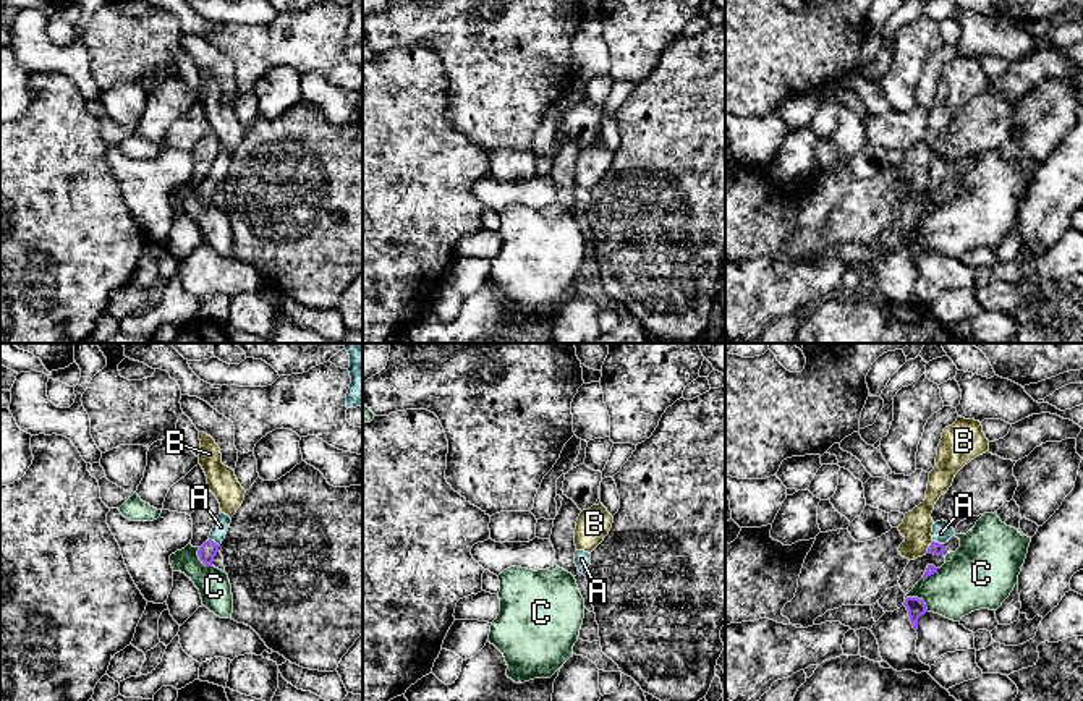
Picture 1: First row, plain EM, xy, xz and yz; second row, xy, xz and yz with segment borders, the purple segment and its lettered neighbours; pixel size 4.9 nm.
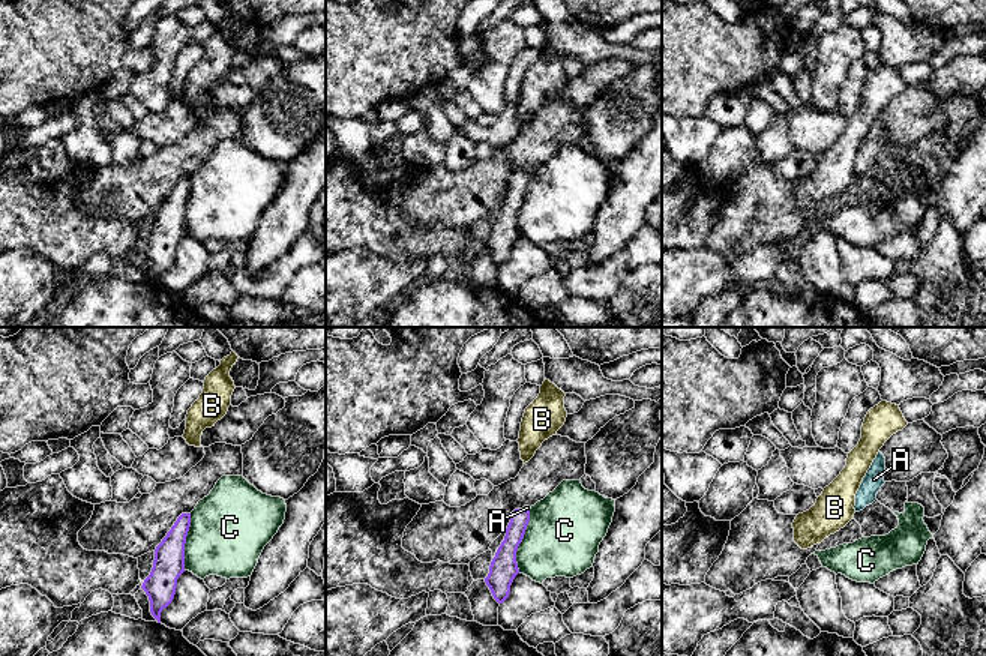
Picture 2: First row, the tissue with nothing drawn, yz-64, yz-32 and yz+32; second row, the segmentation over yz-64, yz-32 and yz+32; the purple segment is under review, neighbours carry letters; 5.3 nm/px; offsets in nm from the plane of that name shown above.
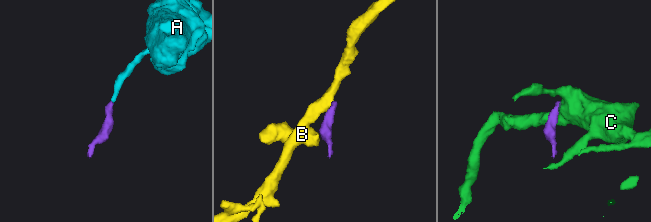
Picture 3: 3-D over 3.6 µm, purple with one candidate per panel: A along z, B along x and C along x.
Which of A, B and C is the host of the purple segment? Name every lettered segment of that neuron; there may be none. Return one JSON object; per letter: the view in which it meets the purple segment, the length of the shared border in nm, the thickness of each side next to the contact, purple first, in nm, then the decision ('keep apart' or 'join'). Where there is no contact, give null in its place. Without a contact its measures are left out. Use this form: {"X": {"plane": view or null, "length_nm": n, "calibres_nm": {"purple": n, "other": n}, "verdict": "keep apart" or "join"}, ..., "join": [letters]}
{"A": {"plane": "yz", "length_nm": 60, "calibres_nm": {"purple": 60, "other": 100}, "verdict": "join"}, "B": {"plane": "yz", "length_nm": 80, "calibres_nm": {"purple": 60, "other": 150}, "verdict": "keep apart"}, "C": {"plane": "yz", "length_nm": 140, "calibres_nm": {"purple": 90, "other": 300}, "verdict": "keep apart"}, "join": ["A"]}

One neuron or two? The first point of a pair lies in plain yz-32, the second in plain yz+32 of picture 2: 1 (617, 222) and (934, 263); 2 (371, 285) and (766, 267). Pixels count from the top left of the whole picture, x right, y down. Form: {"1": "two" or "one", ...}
{"1": "two", "2": "one"}

